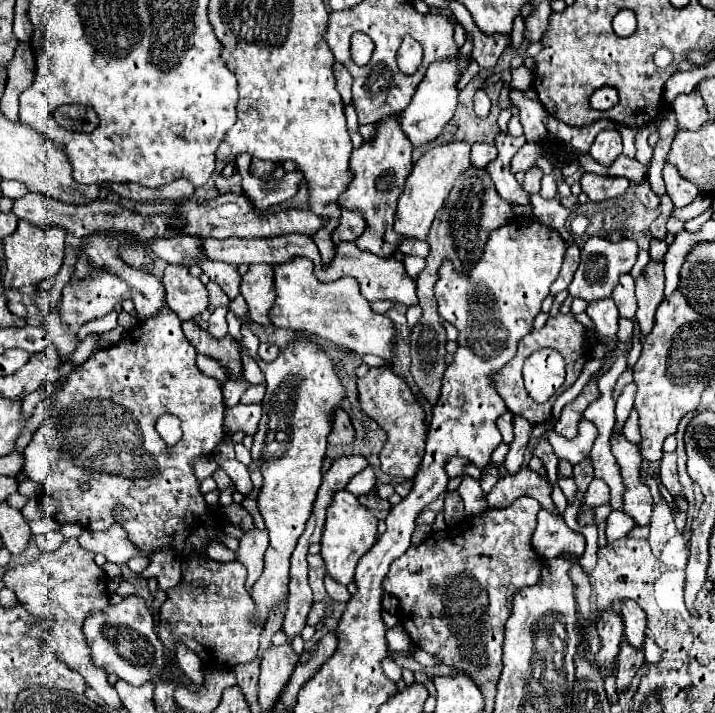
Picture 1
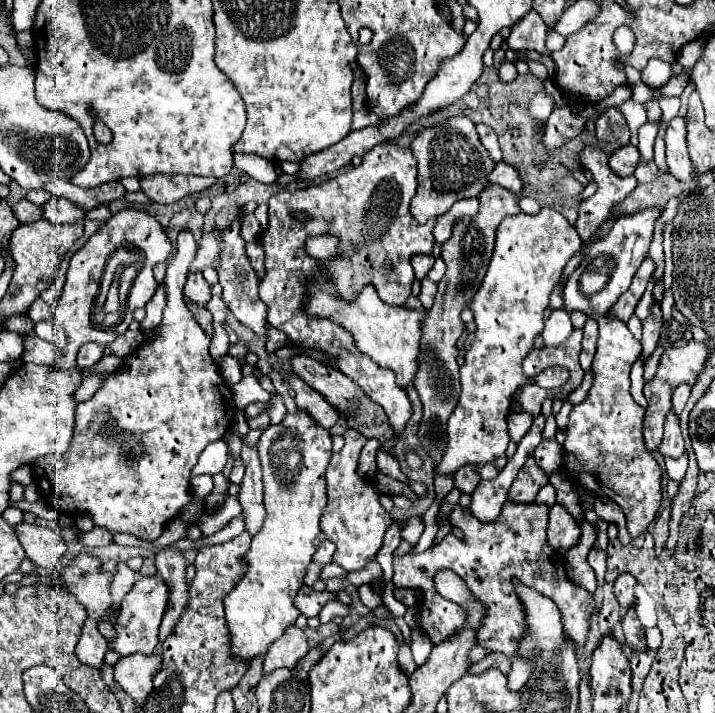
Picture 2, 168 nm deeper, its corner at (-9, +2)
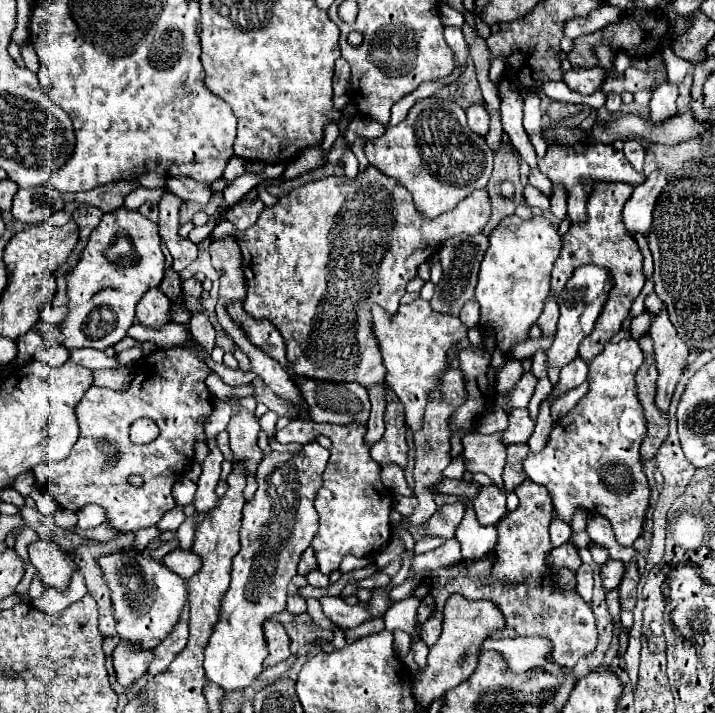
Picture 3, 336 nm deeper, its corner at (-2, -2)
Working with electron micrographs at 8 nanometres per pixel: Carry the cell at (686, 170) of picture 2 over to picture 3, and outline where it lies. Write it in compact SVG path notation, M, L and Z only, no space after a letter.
M662 82L662 84L654 86L652 98L648 102L652 120L666 120L668 116L674 116L678 112L676 98L678 98L678 86L676 84Z

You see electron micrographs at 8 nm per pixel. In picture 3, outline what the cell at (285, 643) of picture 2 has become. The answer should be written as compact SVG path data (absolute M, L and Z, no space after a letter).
M270 618L264 622L264 638L266 638L266 646L268 646L268 656L264 660L266 668L276 666L278 662L282 662L290 656L290 638L278 620Z

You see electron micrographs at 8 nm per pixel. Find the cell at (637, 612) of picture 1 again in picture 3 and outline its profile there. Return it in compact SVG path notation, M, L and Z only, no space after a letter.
M608 558L608 560L600 566L600 576L602 576L604 588L606 588L606 590L614 590L614 588L620 584L620 580L622 580L624 570L626 570L626 566L624 566L622 560L612 560L612 558Z

